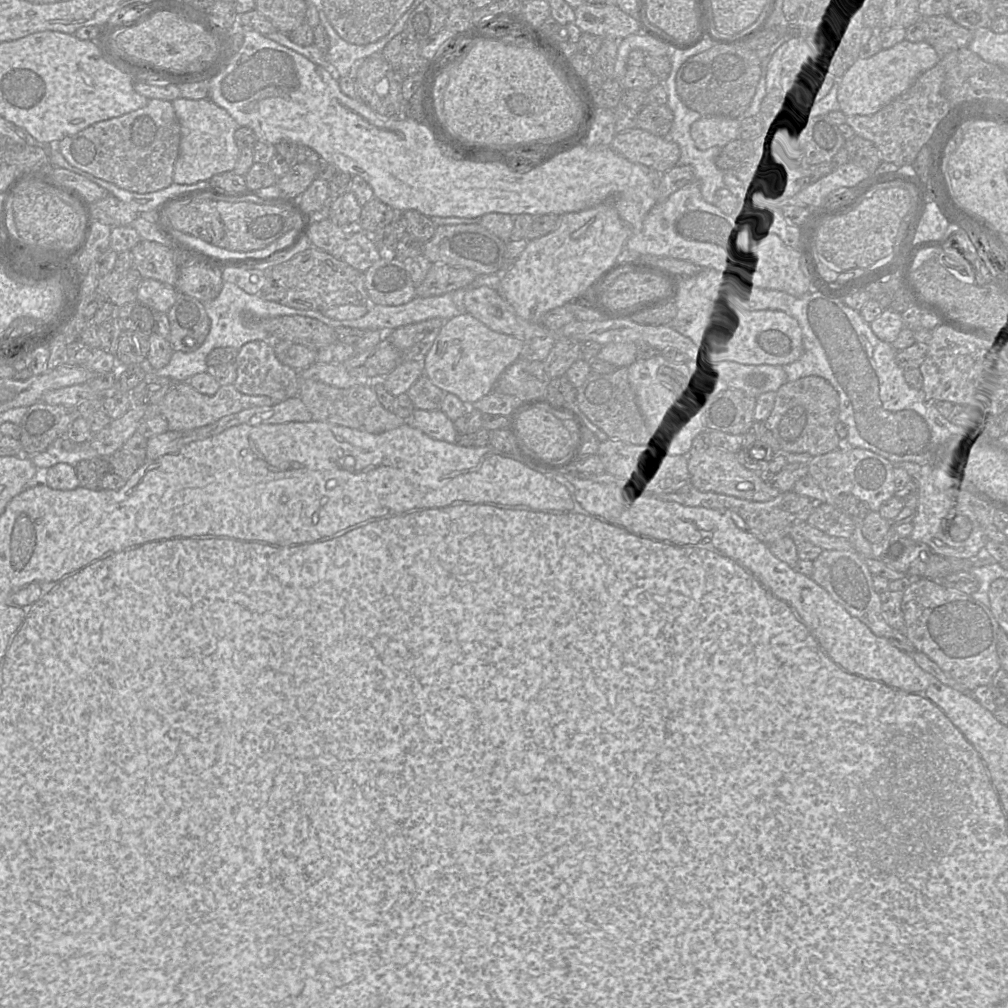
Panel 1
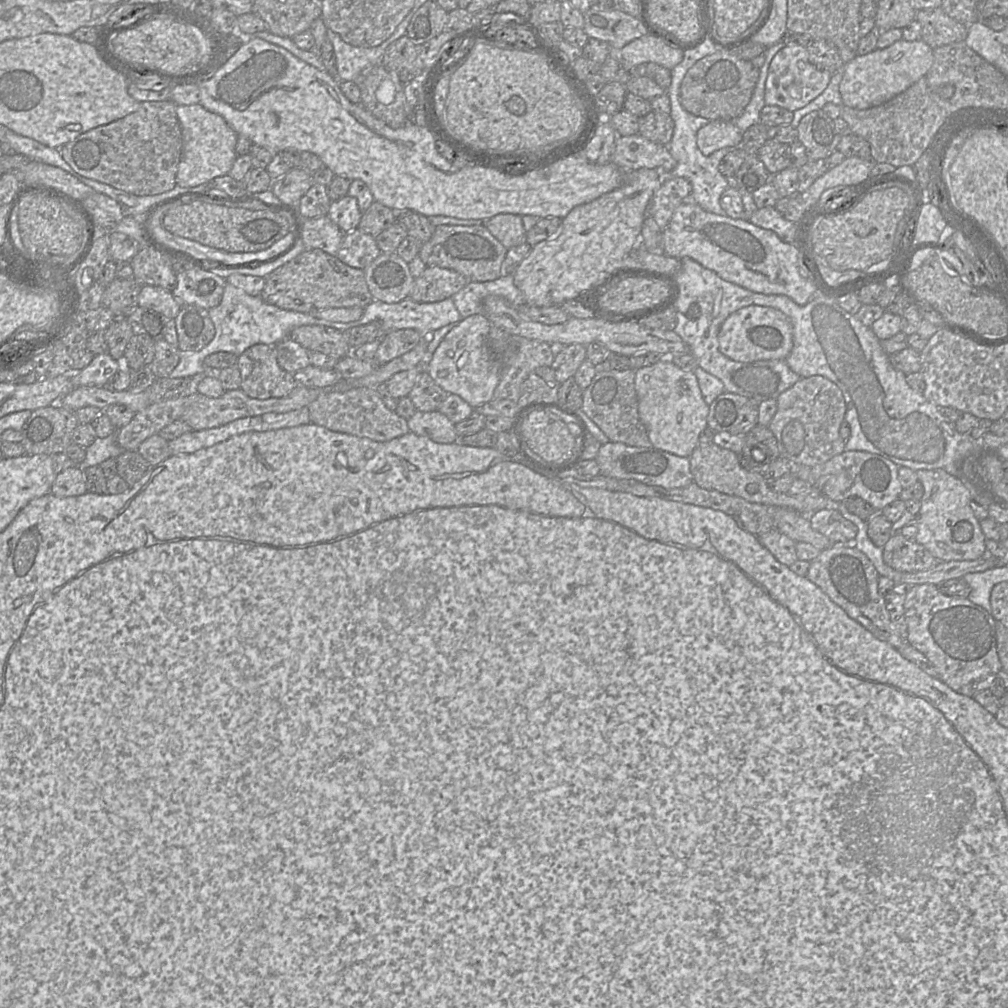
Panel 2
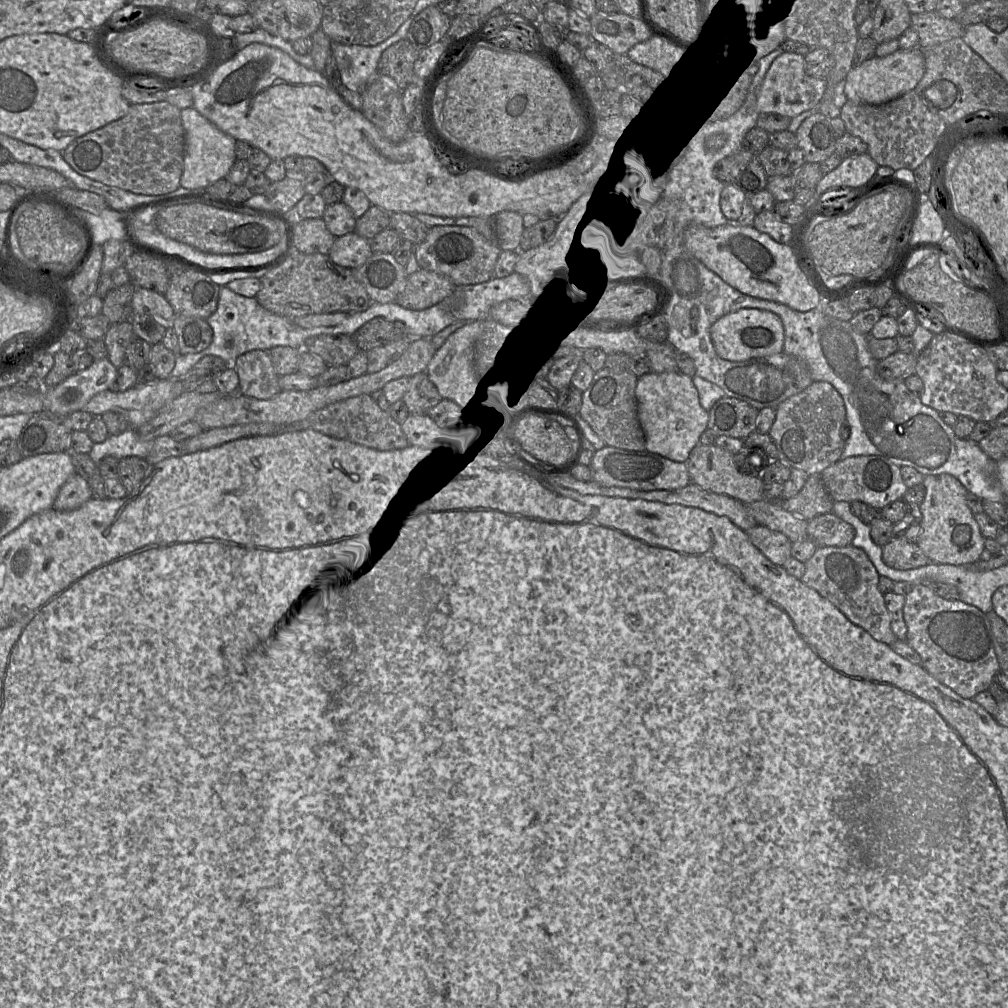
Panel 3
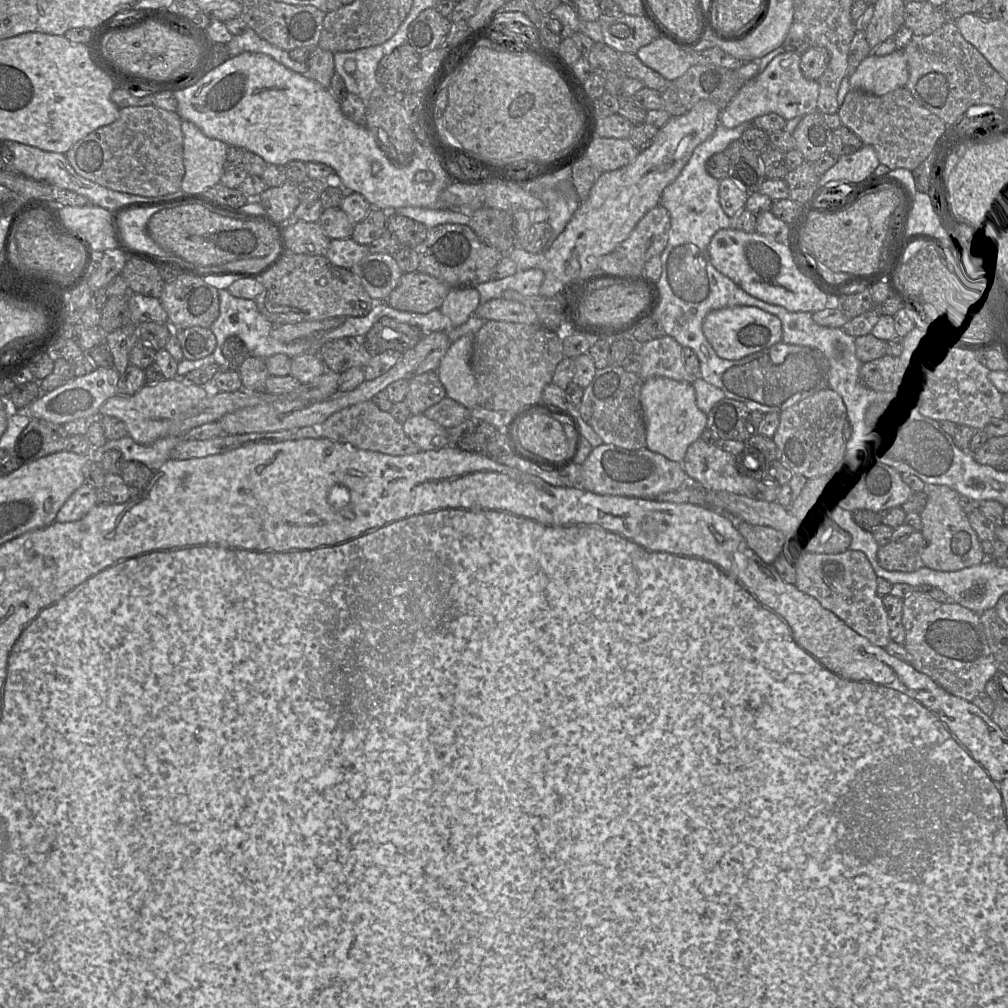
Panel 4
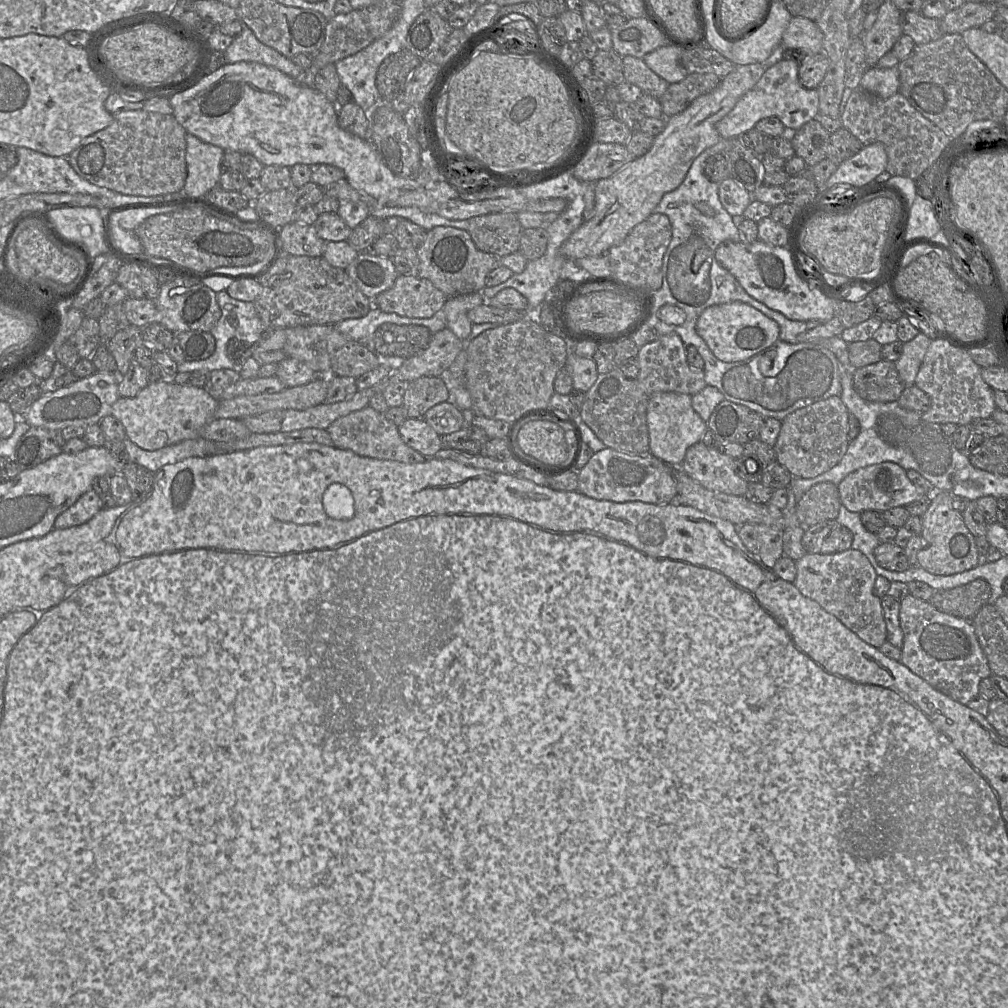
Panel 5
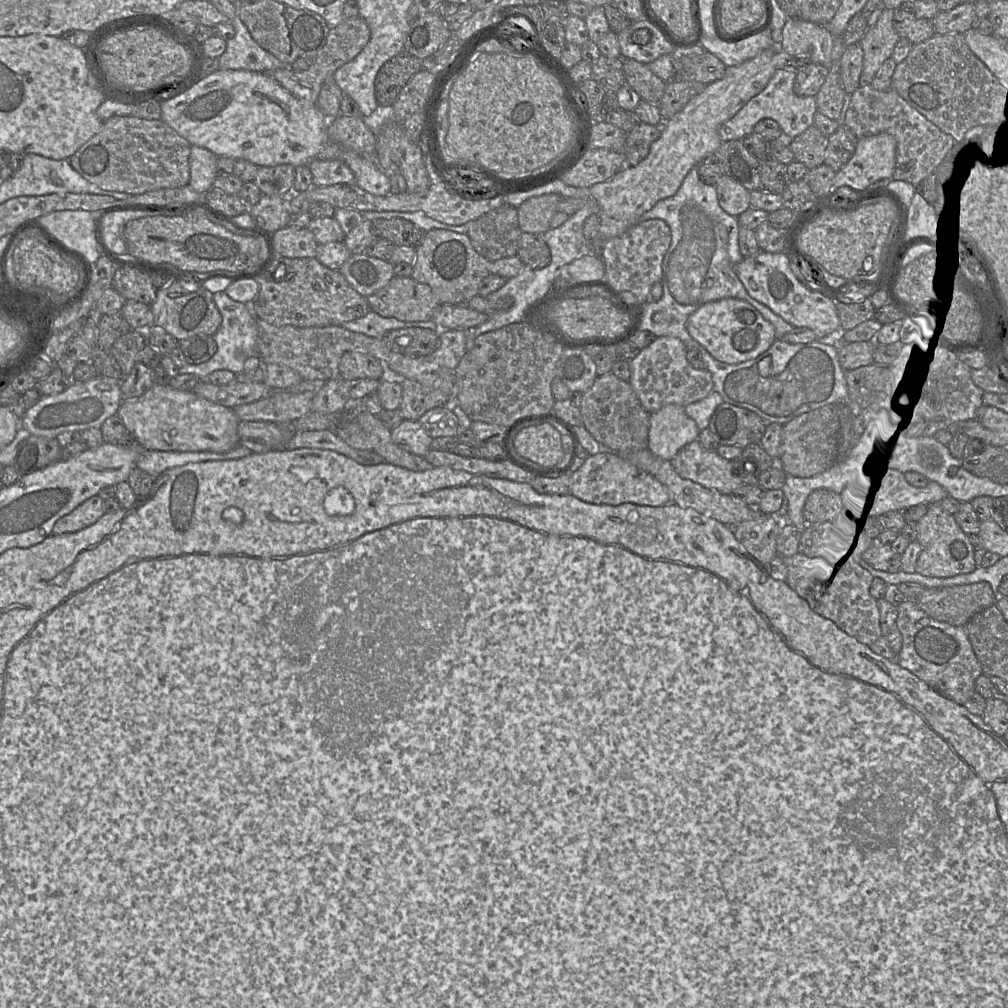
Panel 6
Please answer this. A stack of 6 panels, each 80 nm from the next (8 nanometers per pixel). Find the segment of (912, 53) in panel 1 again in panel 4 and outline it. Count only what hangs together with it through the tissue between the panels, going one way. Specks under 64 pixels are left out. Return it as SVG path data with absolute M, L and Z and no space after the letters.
M896 49L886 56L877 56L873 52L850 73L851 90L863 90L876 96L882 96L898 88L904 87L908 81L909 72L904 50Z

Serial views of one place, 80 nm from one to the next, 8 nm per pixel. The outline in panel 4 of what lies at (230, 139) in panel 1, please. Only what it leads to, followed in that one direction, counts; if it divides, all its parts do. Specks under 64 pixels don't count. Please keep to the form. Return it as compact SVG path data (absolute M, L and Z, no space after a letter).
M182 120L182 132L185 175L180 189L188 196L203 195L206 189L220 183L230 146L207 137L187 120Z

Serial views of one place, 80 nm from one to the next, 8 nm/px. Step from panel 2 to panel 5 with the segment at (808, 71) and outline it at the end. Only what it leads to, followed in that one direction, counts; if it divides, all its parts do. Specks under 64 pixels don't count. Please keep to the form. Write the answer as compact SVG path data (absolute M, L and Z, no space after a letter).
M783 58L766 69L755 86L739 99L734 108L716 124L716 128L721 138L737 138L755 128L760 120L775 116L784 127L798 130L815 119L818 113L818 90L803 87L799 82L799 63Z

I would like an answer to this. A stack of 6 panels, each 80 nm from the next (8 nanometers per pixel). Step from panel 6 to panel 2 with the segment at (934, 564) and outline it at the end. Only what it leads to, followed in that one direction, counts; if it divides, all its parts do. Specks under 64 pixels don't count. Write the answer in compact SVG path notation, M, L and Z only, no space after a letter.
M943 469L917 470L924 488L917 516L918 531L914 540L923 545L938 561L976 560L986 550L985 535L970 505L970 491L963 482Z

